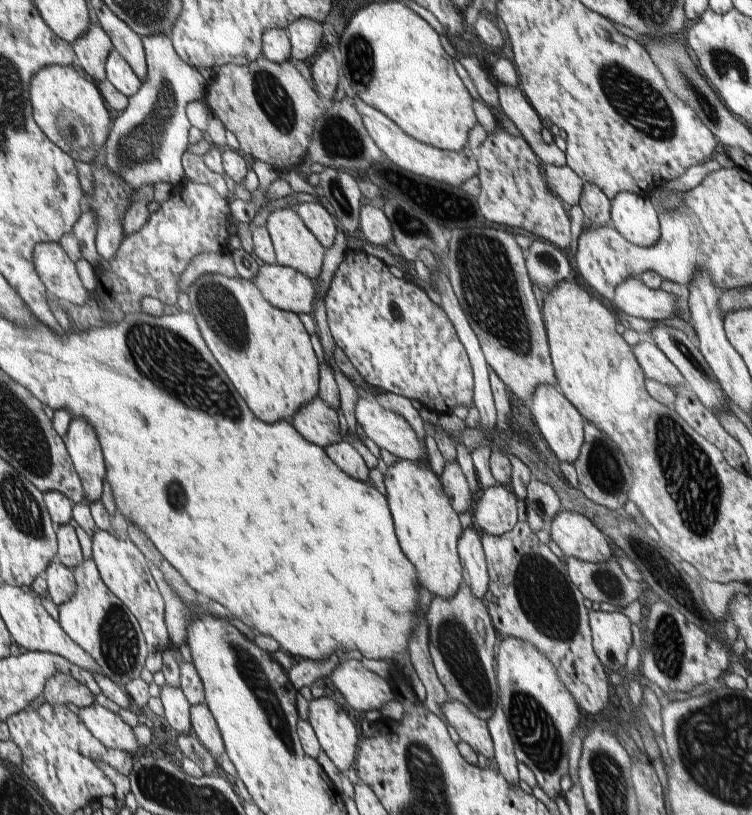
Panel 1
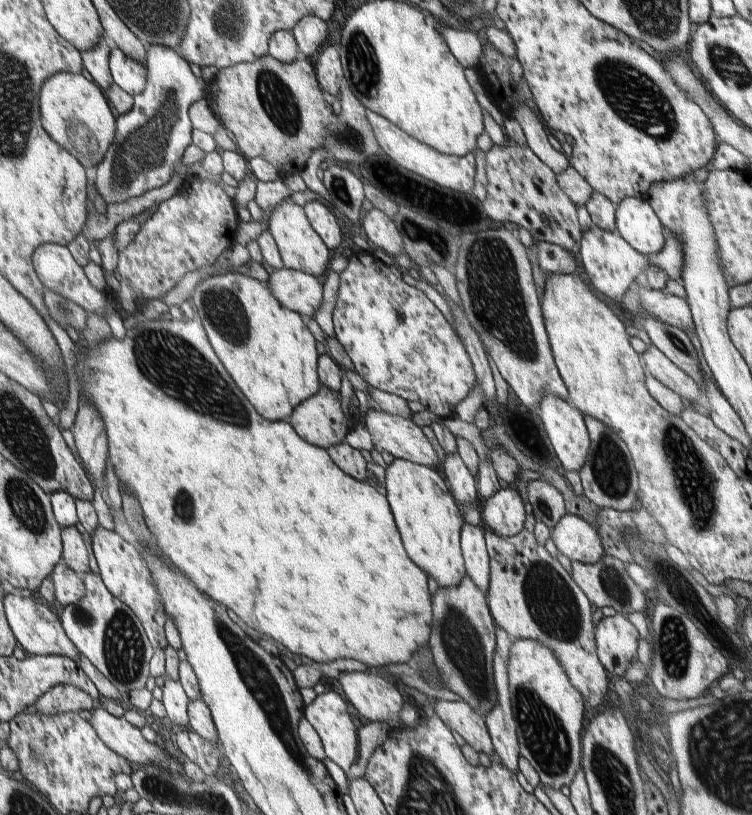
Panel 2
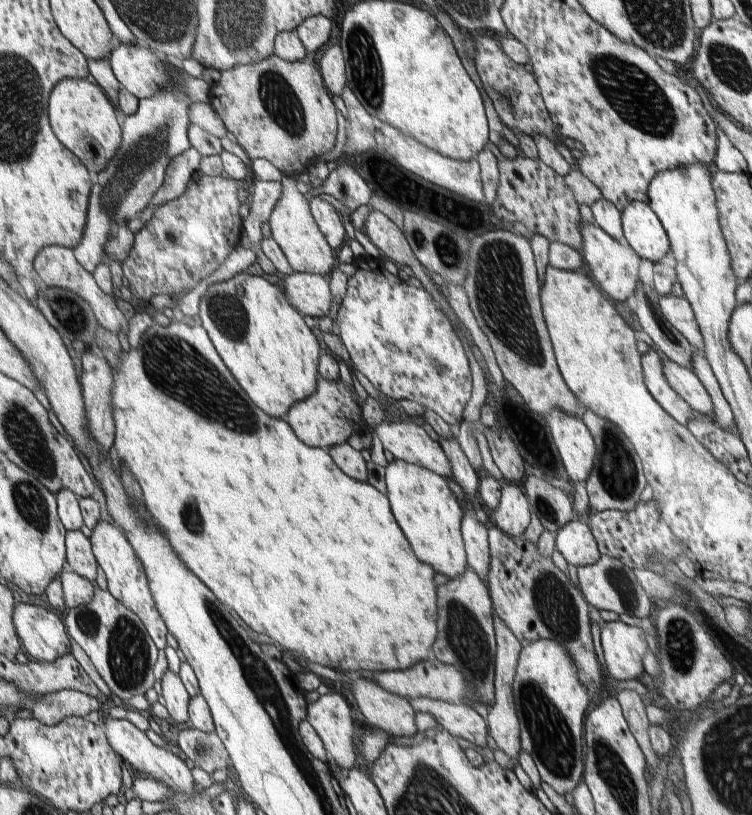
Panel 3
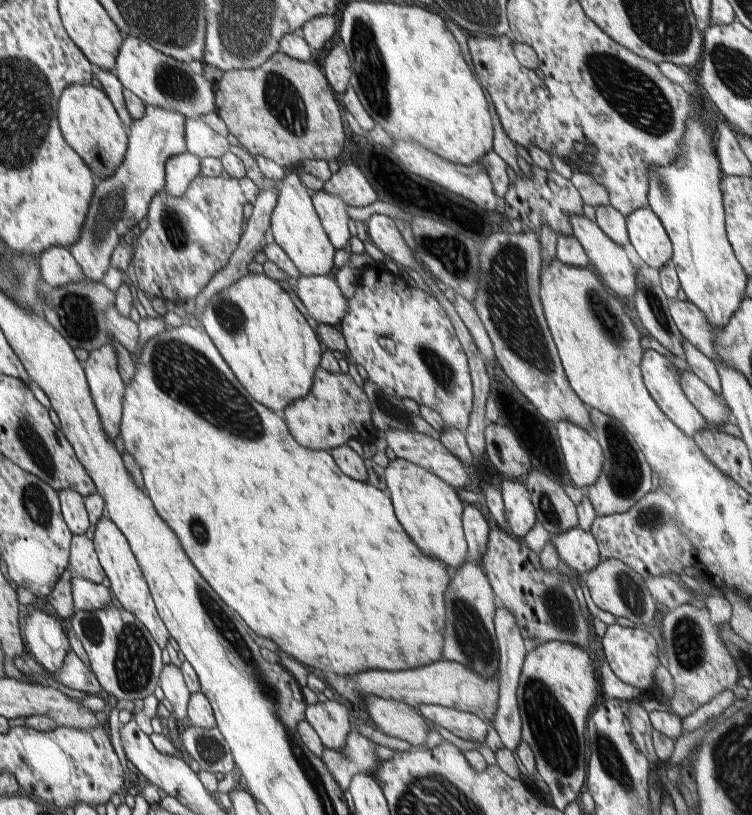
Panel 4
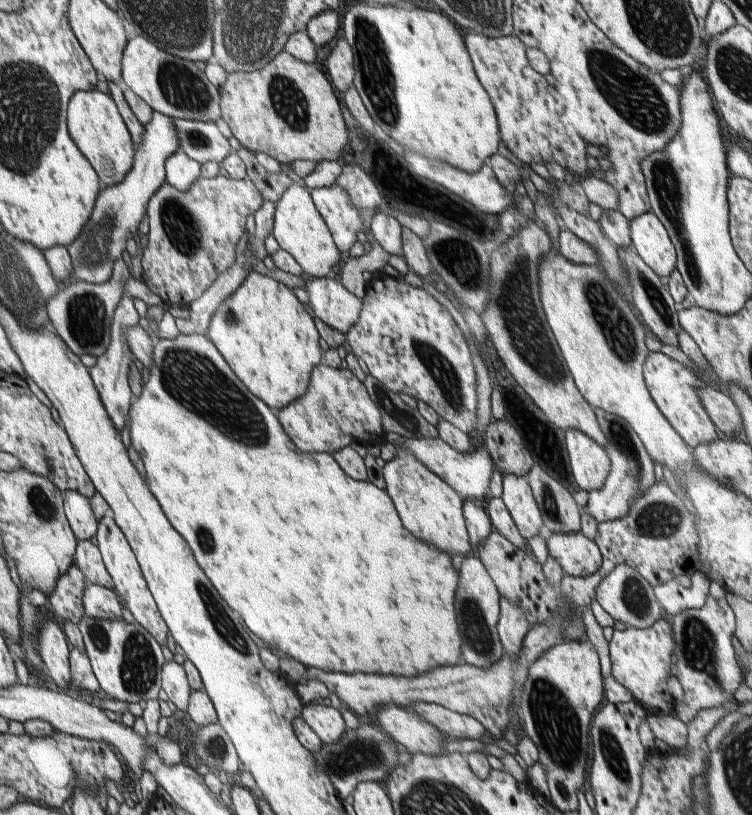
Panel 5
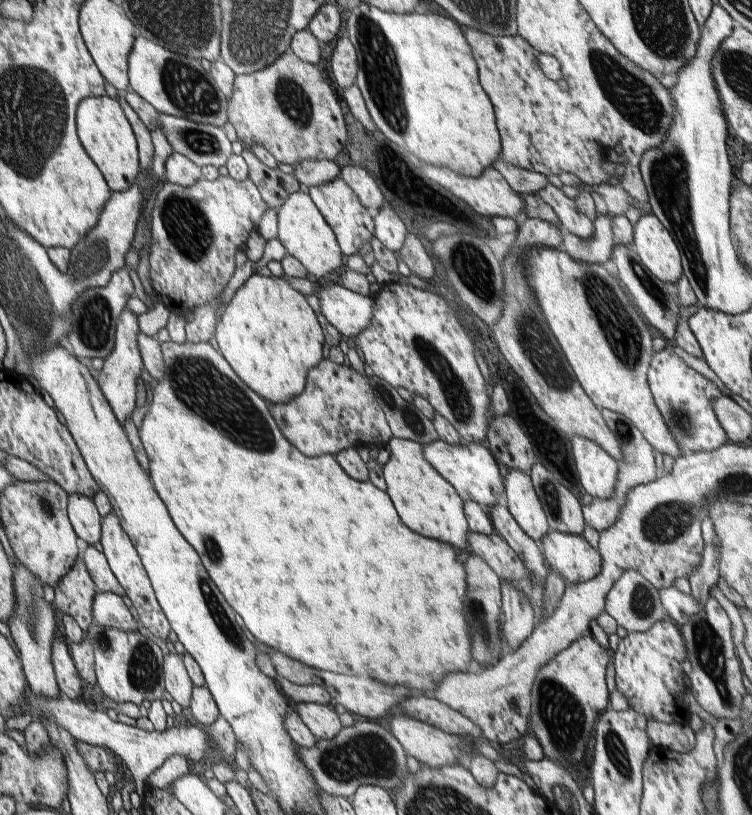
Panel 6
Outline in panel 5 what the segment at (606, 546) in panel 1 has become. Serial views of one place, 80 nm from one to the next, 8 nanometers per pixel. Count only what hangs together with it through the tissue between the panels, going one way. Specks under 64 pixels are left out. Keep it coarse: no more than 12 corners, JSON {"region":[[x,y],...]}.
{"region":[[581,531],[546,533],[549,555],[570,577],[593,575],[598,545]]}

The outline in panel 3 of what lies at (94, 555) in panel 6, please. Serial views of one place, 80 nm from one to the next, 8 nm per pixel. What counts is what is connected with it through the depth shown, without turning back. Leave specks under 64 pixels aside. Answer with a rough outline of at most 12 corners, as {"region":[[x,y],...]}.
{"region":[[68,531],[66,567],[95,582],[98,563],[92,541]]}

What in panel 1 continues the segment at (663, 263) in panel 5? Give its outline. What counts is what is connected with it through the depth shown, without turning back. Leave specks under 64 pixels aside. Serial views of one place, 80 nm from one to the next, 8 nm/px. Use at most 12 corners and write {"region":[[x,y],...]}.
{"region":[[621,192],[611,224],[632,244],[651,247],[661,235],[648,197]]}

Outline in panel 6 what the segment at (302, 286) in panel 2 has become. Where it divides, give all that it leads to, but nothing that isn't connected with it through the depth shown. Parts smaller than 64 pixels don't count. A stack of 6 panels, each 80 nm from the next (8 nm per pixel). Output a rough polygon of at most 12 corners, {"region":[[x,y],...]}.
{"region":[[318,286],[322,315],[352,341],[371,326],[369,294]]}

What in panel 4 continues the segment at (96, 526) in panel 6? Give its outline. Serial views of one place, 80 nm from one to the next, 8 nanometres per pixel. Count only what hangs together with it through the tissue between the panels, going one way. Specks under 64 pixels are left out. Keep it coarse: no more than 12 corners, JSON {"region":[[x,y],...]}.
{"region":[[58,492],[61,512],[74,535],[91,525],[85,497]]}

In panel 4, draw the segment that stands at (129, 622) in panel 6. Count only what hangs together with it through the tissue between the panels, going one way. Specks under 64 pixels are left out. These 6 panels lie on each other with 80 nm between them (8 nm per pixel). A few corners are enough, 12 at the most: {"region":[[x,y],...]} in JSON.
{"region":[[74,576],[77,612],[112,604],[109,588]]}

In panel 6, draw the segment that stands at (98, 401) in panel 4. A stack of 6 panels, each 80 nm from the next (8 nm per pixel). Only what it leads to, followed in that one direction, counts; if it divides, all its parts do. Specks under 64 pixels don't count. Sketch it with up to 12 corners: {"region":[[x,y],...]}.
{"region":[[120,315],[98,376],[117,419],[136,416],[144,370],[137,316]]}

